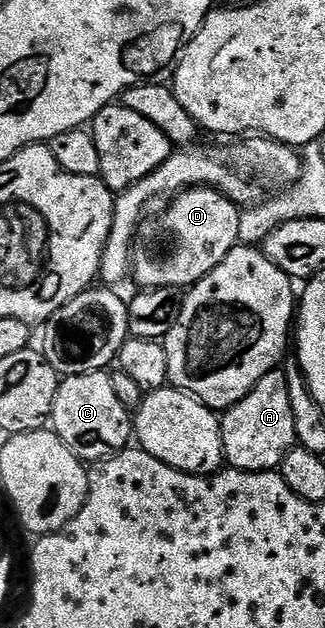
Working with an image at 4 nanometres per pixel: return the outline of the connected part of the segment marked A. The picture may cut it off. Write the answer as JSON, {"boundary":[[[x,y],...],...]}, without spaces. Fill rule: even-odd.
{"boundary":[[[281,369],[268,372],[244,400],[225,411],[222,424],[222,453],[225,461],[235,470],[260,472],[277,471],[284,456],[294,449],[298,437],[296,423],[292,421],[292,403],[288,400],[288,380]]]}

